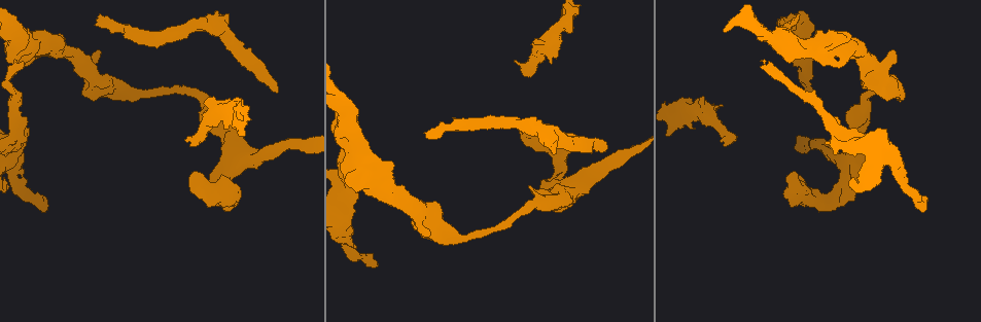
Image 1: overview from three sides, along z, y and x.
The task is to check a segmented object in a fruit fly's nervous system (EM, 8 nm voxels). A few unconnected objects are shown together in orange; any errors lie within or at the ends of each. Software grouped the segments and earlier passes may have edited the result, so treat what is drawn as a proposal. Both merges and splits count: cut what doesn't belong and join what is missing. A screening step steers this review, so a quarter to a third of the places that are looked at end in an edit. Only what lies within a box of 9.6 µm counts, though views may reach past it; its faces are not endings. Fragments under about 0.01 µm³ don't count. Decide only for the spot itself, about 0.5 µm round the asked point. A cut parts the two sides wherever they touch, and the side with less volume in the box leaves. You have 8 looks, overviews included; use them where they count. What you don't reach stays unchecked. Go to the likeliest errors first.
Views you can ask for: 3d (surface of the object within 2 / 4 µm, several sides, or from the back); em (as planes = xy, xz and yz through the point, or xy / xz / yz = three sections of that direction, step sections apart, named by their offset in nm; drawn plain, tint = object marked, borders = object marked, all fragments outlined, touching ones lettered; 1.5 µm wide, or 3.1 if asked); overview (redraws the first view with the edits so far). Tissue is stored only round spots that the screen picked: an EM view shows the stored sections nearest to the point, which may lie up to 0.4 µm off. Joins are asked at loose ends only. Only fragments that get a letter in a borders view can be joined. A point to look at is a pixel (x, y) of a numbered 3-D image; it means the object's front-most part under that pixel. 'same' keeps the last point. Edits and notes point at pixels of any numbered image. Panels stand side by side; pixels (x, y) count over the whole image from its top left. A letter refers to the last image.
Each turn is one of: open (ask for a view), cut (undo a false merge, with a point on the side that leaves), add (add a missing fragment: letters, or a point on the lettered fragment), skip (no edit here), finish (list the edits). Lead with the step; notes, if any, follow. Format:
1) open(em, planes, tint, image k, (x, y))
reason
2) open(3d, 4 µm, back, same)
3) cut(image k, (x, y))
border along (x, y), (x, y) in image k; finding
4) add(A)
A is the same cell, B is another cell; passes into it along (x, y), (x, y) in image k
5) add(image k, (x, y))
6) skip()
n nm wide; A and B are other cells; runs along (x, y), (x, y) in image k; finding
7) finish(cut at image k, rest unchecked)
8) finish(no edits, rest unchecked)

open(em, planes, borders, image 1, (605, 148))
an open end

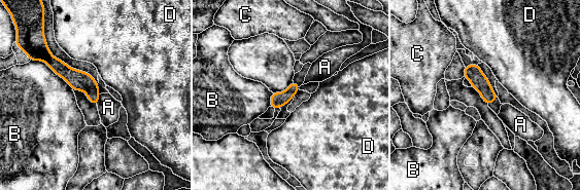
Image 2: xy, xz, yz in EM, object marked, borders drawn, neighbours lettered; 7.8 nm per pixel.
skip()
A, B, C and D are other cells; border along (101, 93), (97, 105) in image 2; none of them fits

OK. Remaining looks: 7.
open(em, planes, borders, image 1, (423, 133))
branch stops here

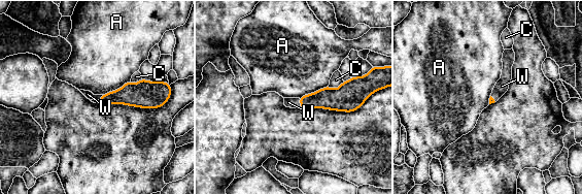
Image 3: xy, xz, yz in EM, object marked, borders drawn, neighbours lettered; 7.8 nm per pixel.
add(W)
A touches over 260 nm; W is the same cell, A and C are other cells; the neuron continues

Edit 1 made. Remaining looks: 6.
open(overview)

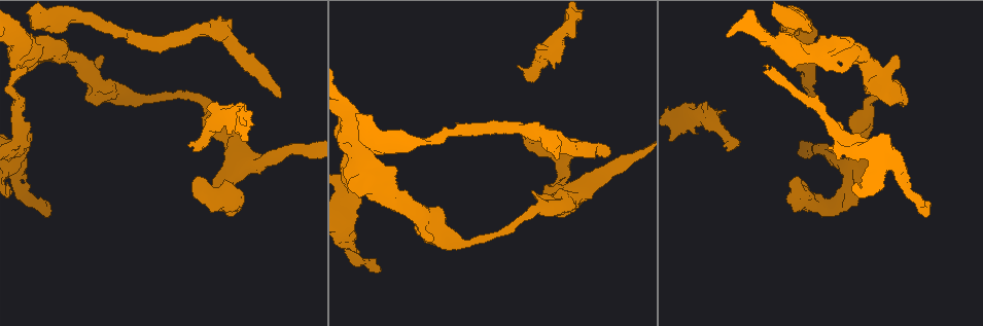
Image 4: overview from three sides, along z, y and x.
open(em, yz, step 8, tint, image 4, (447, 235))
thick turns thin

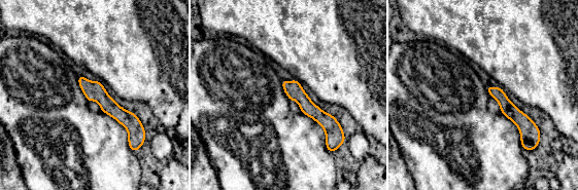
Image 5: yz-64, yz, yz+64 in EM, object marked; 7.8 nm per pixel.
open(em, yz, step 8, borders, same)

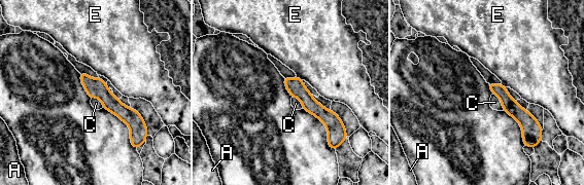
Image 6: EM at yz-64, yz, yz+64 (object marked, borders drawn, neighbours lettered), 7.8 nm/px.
skip()
A, C and E are other cells; runs along (82, 75), (136, 125) in image 6; one neuron here

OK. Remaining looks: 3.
finish(add at image 3, rest unchecked)

